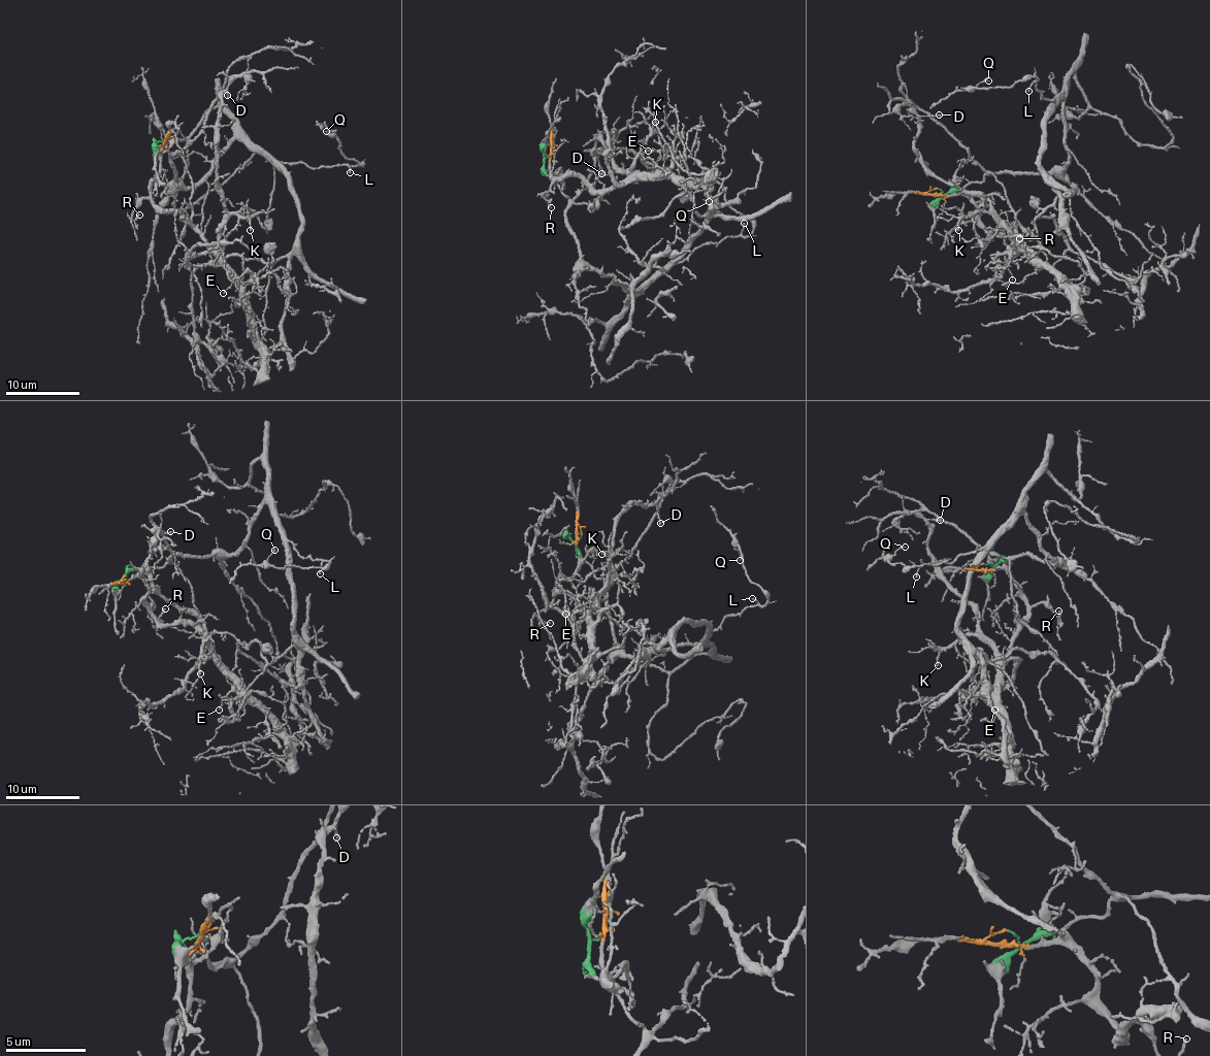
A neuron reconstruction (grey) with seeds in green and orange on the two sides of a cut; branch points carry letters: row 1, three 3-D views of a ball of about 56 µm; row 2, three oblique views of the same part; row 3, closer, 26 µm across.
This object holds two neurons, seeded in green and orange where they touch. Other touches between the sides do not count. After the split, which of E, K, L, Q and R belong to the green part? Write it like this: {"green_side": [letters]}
{"green_side": ["E", "L", "Q"]}

